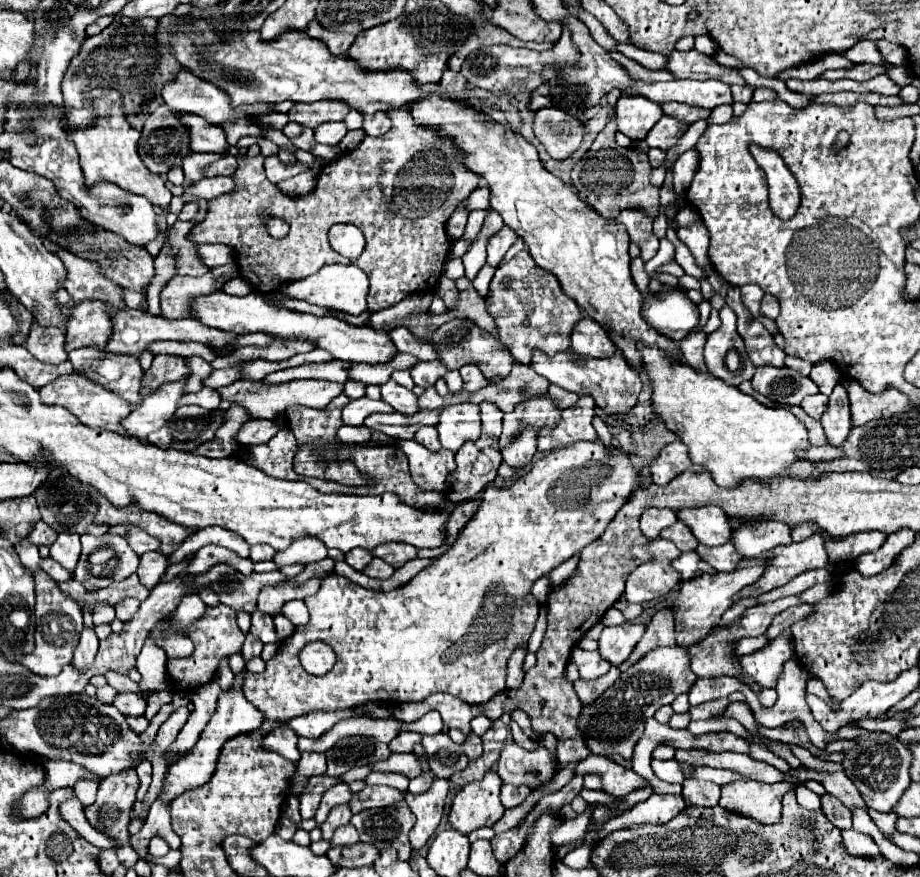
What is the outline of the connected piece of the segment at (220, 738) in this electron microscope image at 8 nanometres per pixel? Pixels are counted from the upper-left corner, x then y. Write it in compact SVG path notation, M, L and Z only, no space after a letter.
M239 672L233 680L233 686L225 692L219 694L219 702L217 702L217 708L215 708L215 714L211 716L209 724L203 728L201 736L199 736L199 742L193 746L193 750L189 750L183 758L179 758L177 762L169 764L167 772L165 772L165 778L163 778L163 792L161 792L161 800L163 802L171 802L175 800L177 796L181 796L183 792L187 790L193 790L193 788L199 788L203 786L211 776L213 776L213 770L215 770L215 762L217 762L217 756L219 756L219 750L221 746L225 744L225 740L233 738L233 736L239 736L241 732L251 732L255 728L259 728L263 722L261 718L261 712L245 698L243 694L243 672Z

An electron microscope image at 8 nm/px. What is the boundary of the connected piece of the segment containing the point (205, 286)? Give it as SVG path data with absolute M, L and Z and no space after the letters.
M211 274L201 278L191 276L173 276L161 290L161 308L169 318L187 318L189 304L195 296L211 294L215 288L215 280Z

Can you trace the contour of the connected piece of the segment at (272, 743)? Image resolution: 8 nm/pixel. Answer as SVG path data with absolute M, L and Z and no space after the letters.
M277 728L265 738L265 746L281 756L285 756L291 762L297 762L301 758L301 752L297 750L297 734L291 728Z

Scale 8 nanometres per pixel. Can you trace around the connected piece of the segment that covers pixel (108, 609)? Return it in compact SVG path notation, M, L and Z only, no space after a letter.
M97 602L93 610L93 624L111 624L115 620L115 608L109 602Z

